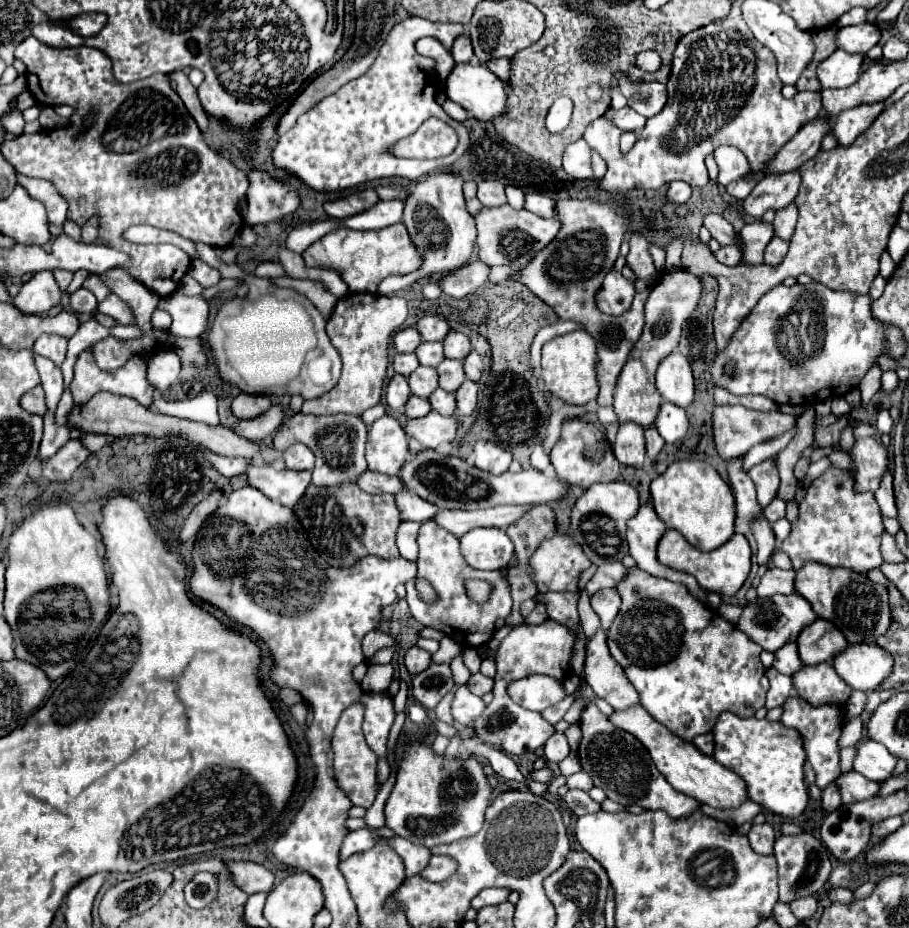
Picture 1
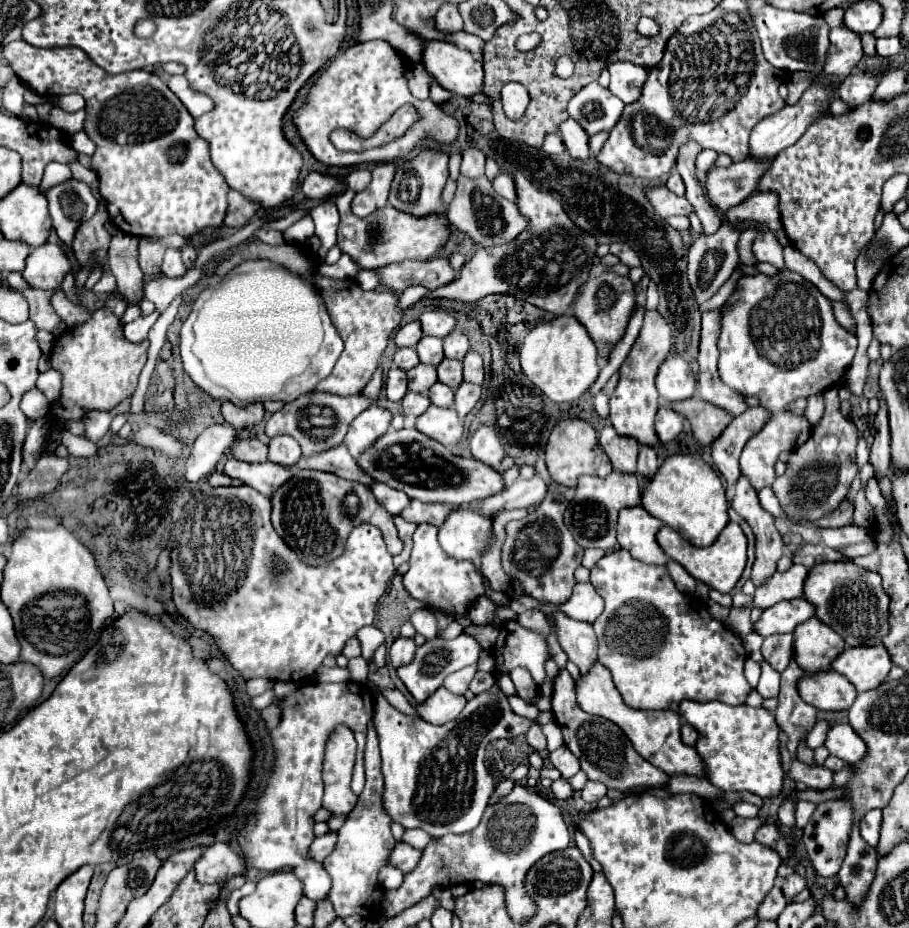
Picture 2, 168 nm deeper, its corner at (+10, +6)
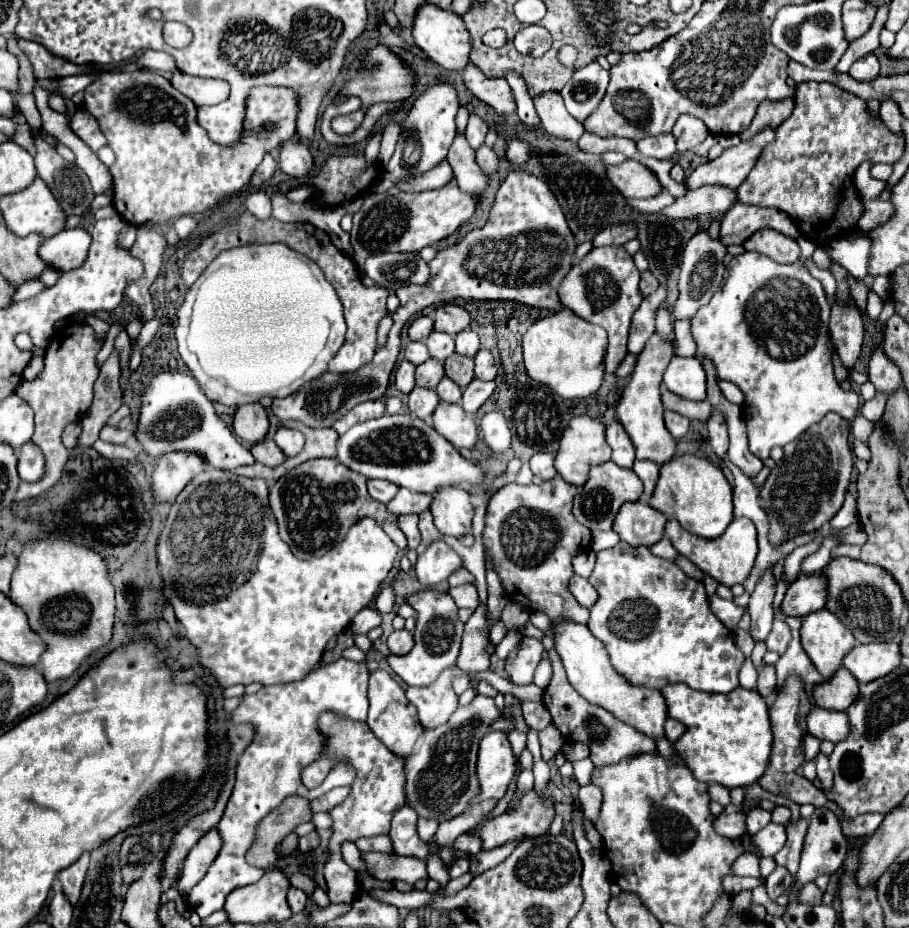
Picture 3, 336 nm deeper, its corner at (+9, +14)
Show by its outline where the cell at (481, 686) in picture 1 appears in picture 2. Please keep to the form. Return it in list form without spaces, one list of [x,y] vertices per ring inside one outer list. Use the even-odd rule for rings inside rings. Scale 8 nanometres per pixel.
[[[477,671],[475,677],[473,677],[473,681],[471,681],[471,691],[473,691],[475,695],[479,695],[479,693],[489,691],[489,687],[493,687],[493,685],[495,685],[495,677],[493,677],[493,673]]]

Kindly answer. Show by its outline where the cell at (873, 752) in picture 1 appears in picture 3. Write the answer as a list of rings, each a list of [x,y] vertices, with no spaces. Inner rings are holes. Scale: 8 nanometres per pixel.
[[[812,707],[806,723],[808,731],[820,741],[840,743],[850,735],[850,719],[842,711],[826,711],[820,707]]]

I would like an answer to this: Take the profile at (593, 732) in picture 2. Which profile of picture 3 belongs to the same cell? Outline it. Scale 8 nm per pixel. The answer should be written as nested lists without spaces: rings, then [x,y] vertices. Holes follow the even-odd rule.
[[[554,649],[548,651],[548,659],[552,663],[554,675],[552,675],[550,685],[544,689],[544,699],[542,701],[544,701],[544,707],[552,715],[552,723],[556,725],[556,729],[560,729],[560,733],[562,733],[562,737],[566,741],[586,743],[588,749],[590,749],[590,759],[592,759],[592,763],[596,767],[616,765],[622,759],[636,757],[636,755],[642,755],[642,753],[652,753],[652,755],[656,753],[656,741],[650,741],[650,737],[642,737],[636,729],[630,729],[630,725],[618,721],[606,709],[588,703],[586,699],[582,699],[574,691],[574,687],[568,683],[562,659],[560,659],[560,655]]]

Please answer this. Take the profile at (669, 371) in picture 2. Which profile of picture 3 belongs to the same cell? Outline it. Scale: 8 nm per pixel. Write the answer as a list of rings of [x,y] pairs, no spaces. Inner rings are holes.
[[[674,355],[664,373],[664,385],[668,391],[684,399],[692,401],[706,399],[706,375],[702,363],[696,357]]]

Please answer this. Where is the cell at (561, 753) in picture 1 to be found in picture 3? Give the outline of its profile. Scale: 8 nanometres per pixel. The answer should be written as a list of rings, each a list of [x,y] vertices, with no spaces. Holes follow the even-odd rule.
[[[522,701],[522,715],[528,727],[542,731],[544,727],[548,727],[550,721],[550,713],[546,713],[546,707],[542,703],[532,703],[532,701]]]

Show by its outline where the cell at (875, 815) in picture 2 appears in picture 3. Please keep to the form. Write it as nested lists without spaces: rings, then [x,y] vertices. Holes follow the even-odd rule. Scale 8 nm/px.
[[[864,813],[858,815],[852,821],[842,821],[842,831],[846,837],[856,835],[856,837],[870,837],[874,835],[874,831],[878,829],[878,825],[882,823],[882,815],[880,813]]]

